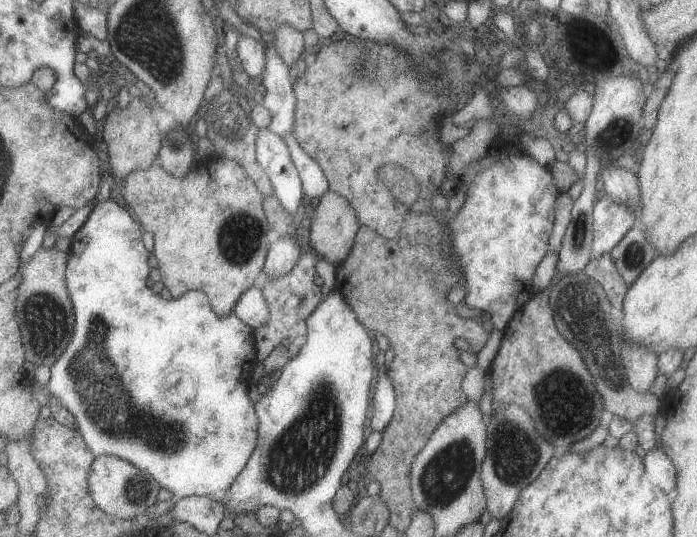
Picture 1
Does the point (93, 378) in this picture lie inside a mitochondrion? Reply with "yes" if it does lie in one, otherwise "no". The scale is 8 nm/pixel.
yes

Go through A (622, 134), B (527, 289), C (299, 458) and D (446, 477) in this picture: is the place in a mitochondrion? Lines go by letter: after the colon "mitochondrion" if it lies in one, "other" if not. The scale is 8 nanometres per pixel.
A: other
B: other
C: mitochondrion
D: mitochondrion

